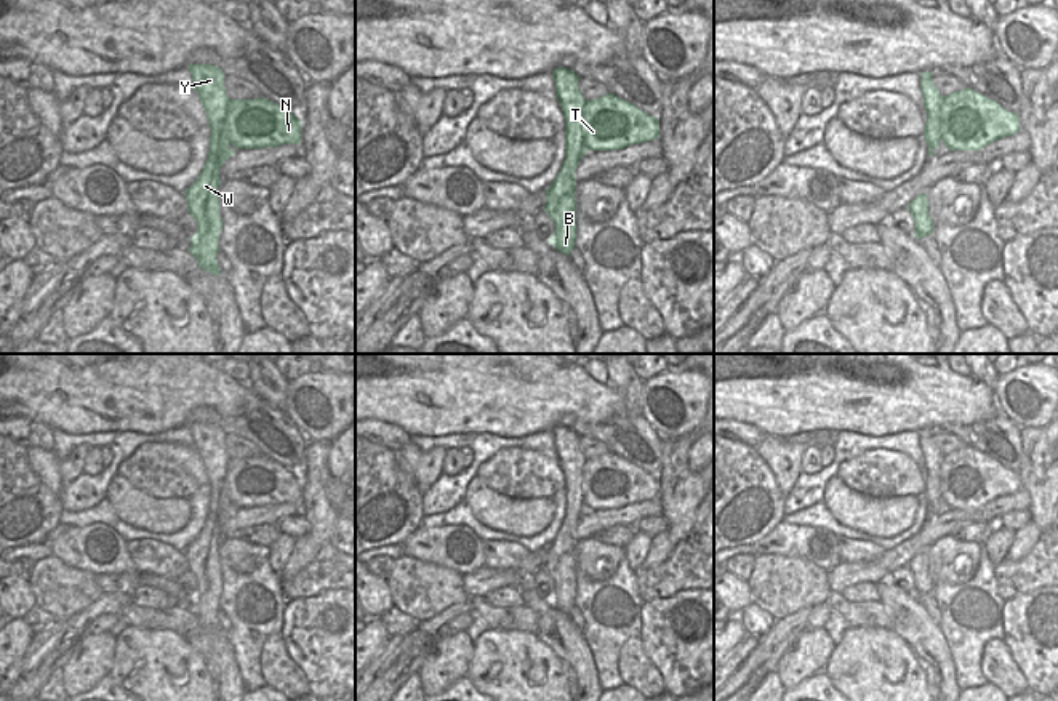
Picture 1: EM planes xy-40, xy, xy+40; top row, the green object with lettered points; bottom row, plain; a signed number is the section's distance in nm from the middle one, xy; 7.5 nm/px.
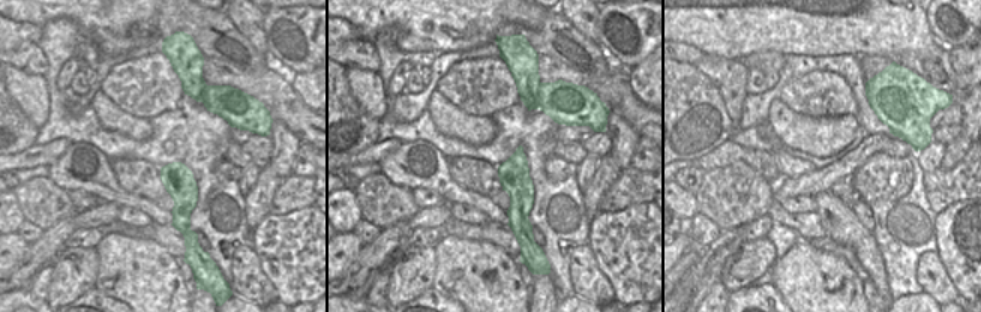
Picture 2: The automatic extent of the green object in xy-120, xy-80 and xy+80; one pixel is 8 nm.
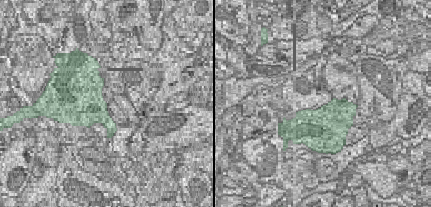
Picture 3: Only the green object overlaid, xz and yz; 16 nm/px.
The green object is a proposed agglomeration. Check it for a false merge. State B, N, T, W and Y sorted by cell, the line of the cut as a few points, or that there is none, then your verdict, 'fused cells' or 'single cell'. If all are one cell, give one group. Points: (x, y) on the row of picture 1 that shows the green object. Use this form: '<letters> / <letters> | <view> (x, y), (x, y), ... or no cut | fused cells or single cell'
B W Y / N T | xy (586, 101), (583, 108), (585, 151) | fused cells

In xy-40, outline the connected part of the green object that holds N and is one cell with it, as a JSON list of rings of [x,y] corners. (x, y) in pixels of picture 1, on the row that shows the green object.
[[[266,98],[229,99],[224,136],[235,149],[299,144],[301,120]]]

